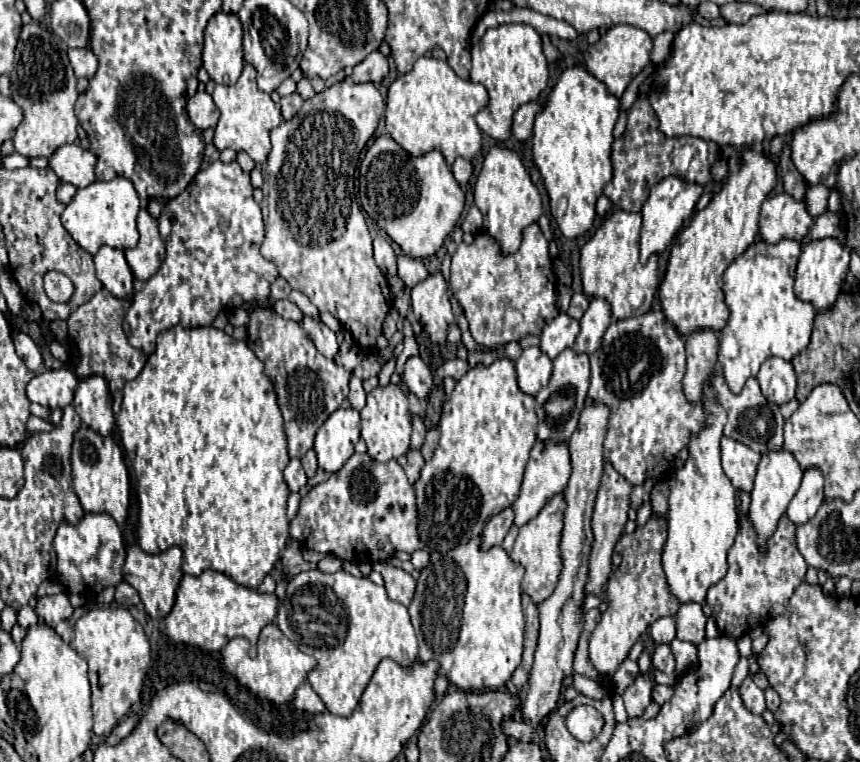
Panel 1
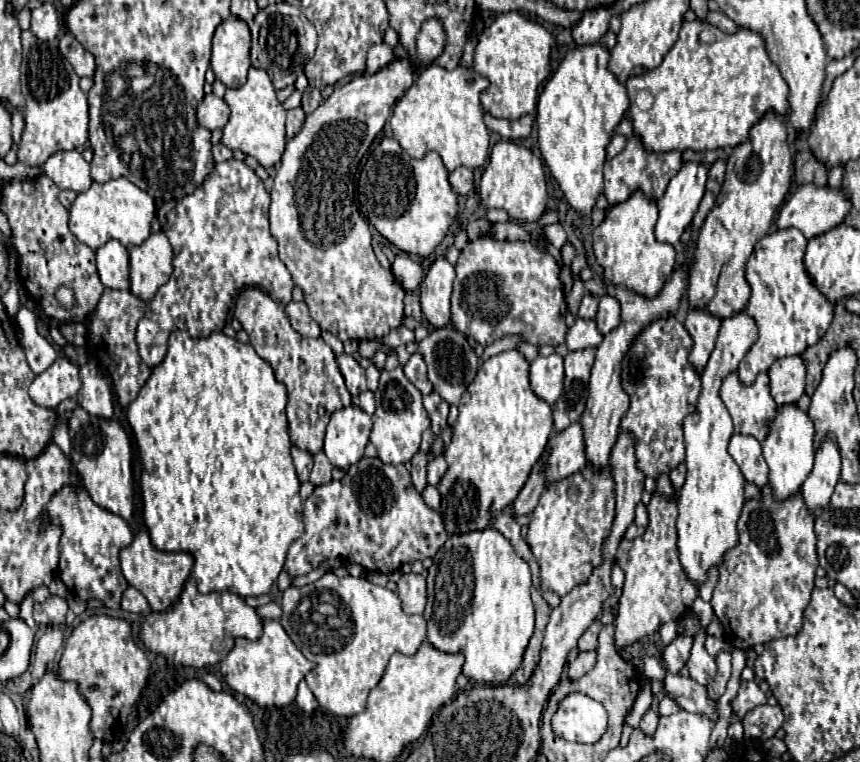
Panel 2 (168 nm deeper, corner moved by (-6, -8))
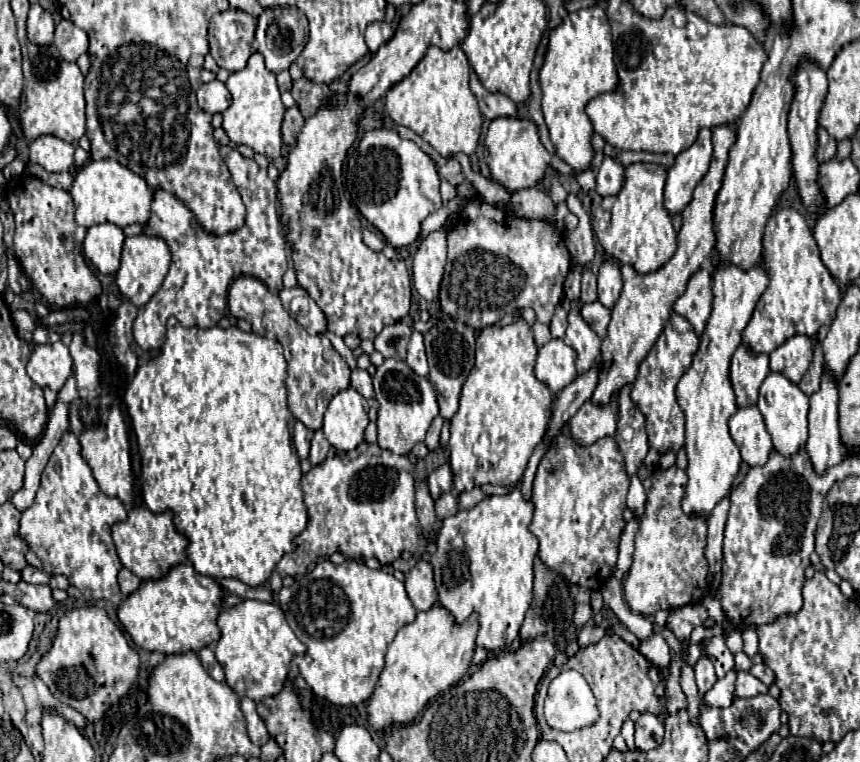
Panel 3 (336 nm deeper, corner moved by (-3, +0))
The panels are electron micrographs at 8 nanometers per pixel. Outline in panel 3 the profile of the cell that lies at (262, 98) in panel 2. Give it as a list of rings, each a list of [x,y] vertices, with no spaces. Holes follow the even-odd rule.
[[[255,52],[249,58],[247,66],[239,72],[233,72],[225,84],[233,96],[231,106],[223,112],[223,130],[227,132],[229,140],[235,144],[251,146],[257,154],[263,154],[269,162],[281,158],[281,148],[283,148],[281,120],[285,114],[285,106],[281,102],[275,74],[265,68],[263,56]]]

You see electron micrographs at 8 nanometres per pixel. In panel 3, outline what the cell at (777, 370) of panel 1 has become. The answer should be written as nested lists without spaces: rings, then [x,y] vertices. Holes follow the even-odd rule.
[[[793,336],[775,352],[771,352],[771,370],[781,372],[787,380],[793,380],[793,384],[799,384],[801,376],[809,368],[811,356],[813,348],[809,336]]]

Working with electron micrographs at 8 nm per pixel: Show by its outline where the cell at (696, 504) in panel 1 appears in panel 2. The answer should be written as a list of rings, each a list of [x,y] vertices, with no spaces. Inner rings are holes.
[[[740,310],[736,316],[724,318],[722,326],[720,326],[720,334],[716,340],[716,346],[710,354],[710,360],[706,364],[706,368],[702,370],[700,378],[702,378],[702,390],[698,396],[698,404],[696,410],[692,414],[688,414],[684,418],[684,444],[686,444],[686,466],[688,466],[688,474],[686,474],[686,482],[678,492],[678,550],[680,550],[680,562],[684,566],[684,570],[688,572],[690,580],[698,580],[700,584],[706,580],[706,572],[712,566],[720,564],[720,556],[724,556],[724,552],[728,548],[732,548],[732,544],[736,544],[738,540],[738,532],[736,532],[736,522],[740,516],[740,510],[744,506],[744,476],[738,468],[738,464],[732,460],[732,456],[728,454],[728,440],[734,434],[732,430],[732,418],[728,408],[724,406],[722,398],[720,398],[720,384],[722,380],[734,372],[740,364],[740,360],[744,358],[744,354],[748,352],[748,348],[758,340],[758,328],[756,322],[752,320],[752,316],[746,314],[746,310]]]

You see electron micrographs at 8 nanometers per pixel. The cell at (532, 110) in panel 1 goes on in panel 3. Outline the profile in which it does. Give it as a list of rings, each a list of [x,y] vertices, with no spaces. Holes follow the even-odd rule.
[[[471,74],[471,90],[479,102],[479,110],[485,118],[495,120],[497,116],[509,116],[509,118],[517,118],[517,106],[503,94],[491,94],[487,92],[481,82],[477,80],[477,74]]]

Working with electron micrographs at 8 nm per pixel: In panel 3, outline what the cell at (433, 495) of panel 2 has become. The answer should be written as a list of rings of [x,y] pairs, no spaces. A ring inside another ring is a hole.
[[[445,492],[441,494],[437,500],[435,500],[435,512],[437,512],[437,518],[443,520],[447,516],[453,516],[457,512],[457,500],[451,492]]]

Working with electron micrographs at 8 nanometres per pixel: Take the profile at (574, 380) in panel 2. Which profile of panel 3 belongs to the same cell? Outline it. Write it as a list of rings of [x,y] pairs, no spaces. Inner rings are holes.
[[[577,310],[569,312],[569,326],[563,340],[577,352],[577,374],[587,372],[595,364],[601,338],[587,326]]]

